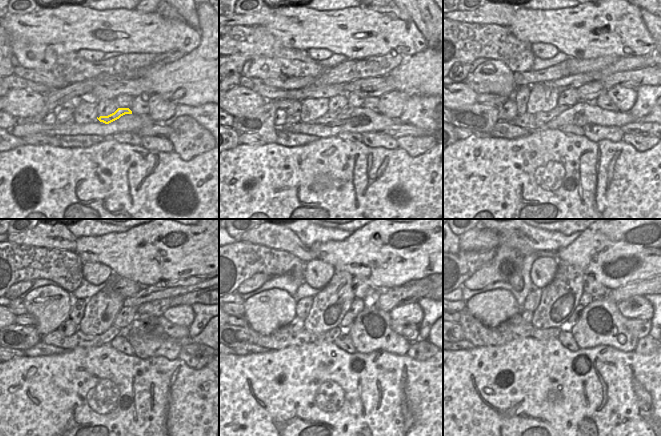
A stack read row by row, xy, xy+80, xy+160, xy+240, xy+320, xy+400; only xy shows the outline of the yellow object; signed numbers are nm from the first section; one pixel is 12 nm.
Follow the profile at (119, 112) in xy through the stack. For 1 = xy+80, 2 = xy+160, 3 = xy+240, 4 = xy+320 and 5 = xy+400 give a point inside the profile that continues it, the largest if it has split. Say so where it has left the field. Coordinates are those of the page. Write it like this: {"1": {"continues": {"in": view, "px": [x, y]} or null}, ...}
{"1": {"continues": {"in": "xy+80", "px": [328, 116]}}, "2": {"continues": {"in": "xy+160", "px": [537, 121]}}, "3": {"continues": {"in": "xy+240", "px": [78, 340]}}, "4": {"continues": {"in": "xy+320", "px": [283, 337]}}, "5": {"continues": {"in": "xy+400", "px": [515, 328]}}}

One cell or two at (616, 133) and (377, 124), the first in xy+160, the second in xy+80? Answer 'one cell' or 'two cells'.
two cells

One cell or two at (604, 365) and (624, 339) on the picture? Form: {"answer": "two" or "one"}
{"answer": "two"}

